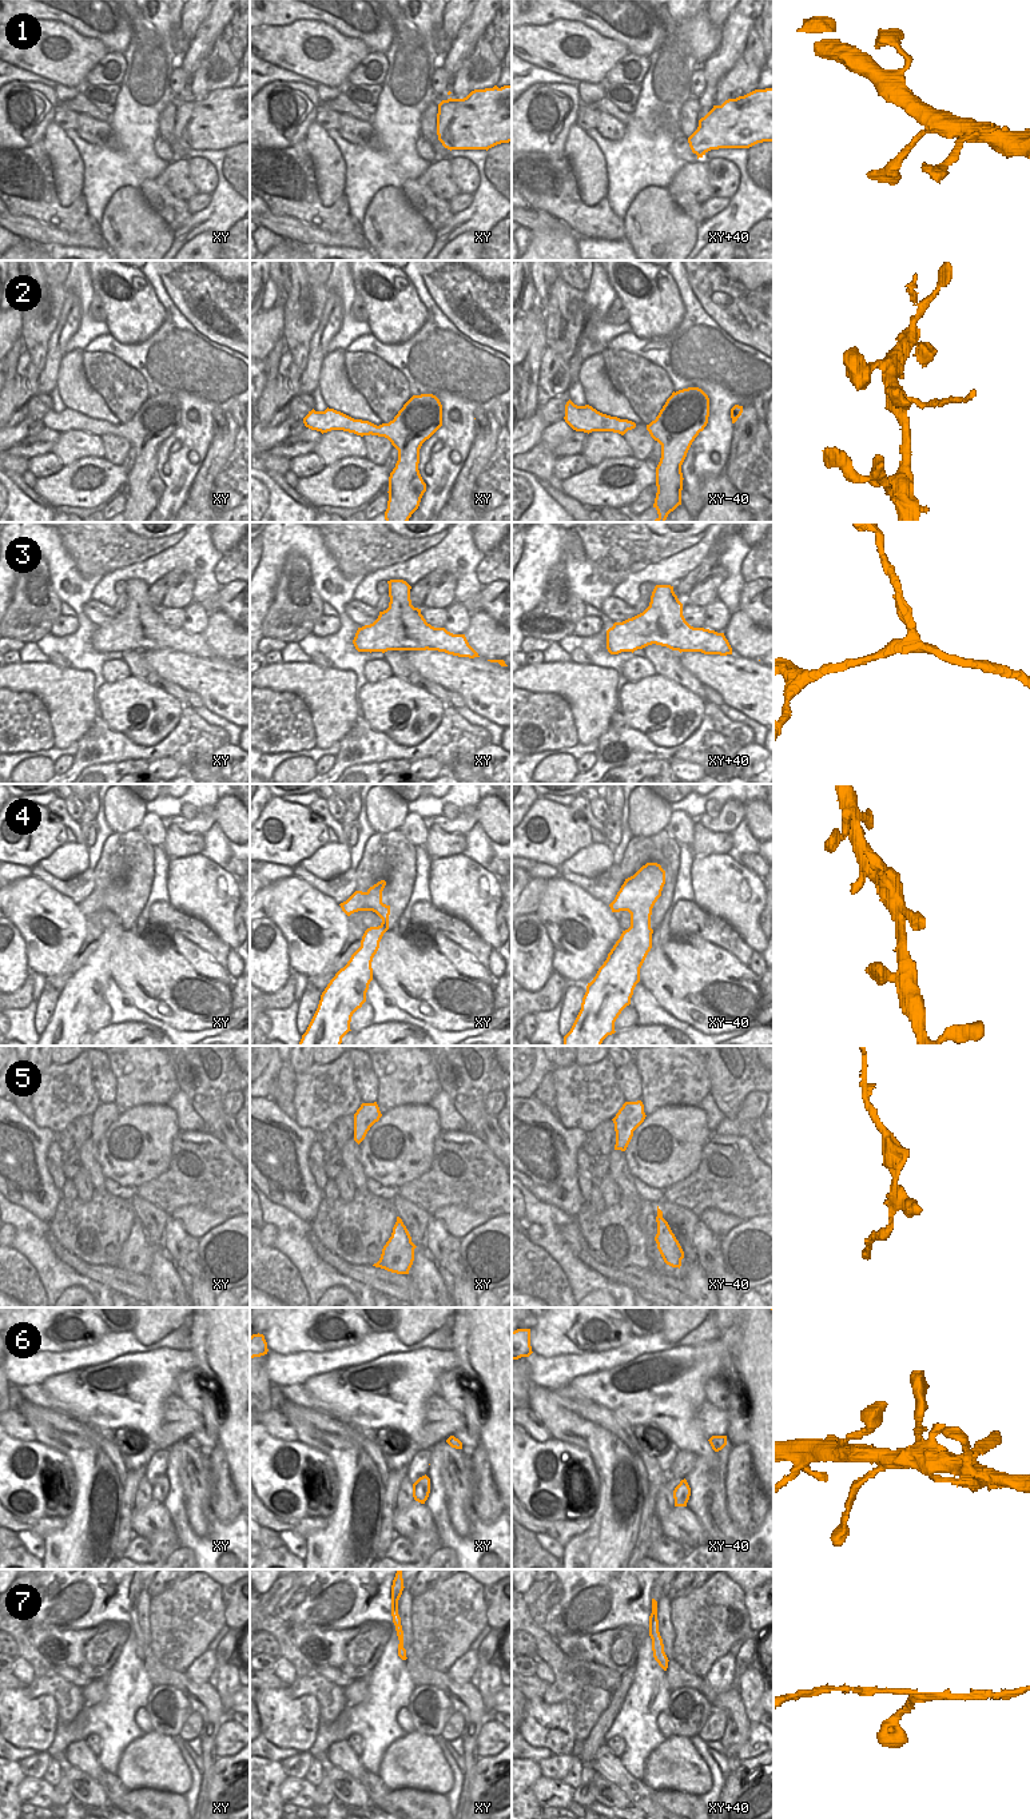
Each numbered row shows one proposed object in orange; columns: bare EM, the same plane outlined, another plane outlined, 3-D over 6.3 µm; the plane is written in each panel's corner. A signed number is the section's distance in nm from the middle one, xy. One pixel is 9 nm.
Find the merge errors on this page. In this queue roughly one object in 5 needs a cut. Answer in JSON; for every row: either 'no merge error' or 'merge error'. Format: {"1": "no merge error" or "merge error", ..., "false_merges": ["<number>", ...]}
{"1": "no merge error", "2": "merge error", "3": "no merge error", "4": "no merge error", "5": "no merge error", "6": "no merge error", "7": "no merge error", "false_merges": ["2"]}

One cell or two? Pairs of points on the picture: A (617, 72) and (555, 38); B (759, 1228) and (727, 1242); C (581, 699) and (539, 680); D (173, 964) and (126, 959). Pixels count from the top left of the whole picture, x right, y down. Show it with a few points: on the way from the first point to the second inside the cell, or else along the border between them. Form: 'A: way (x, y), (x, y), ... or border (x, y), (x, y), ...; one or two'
A: border (628, 52), (603, 80); two
B: way (751, 1236), (746, 1241), (735, 1241); one
C: way (571, 688), (563, 680), (549, 680); one
D: way (160, 964), (138, 964); one

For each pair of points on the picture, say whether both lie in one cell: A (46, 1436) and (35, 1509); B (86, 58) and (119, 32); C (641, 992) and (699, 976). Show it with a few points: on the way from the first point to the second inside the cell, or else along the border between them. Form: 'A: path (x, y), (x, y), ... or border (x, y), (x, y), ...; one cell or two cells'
A: border (36, 1440), (60, 1451), (71, 1463); two cells
B: border (75, 30), (98, 39), (108, 51); two cells
C: border (639, 982), (668, 1014); two cells

